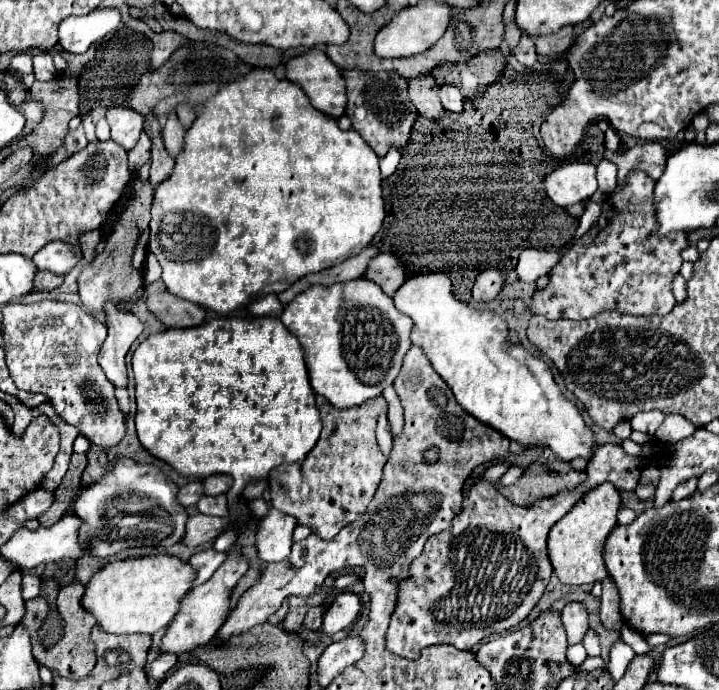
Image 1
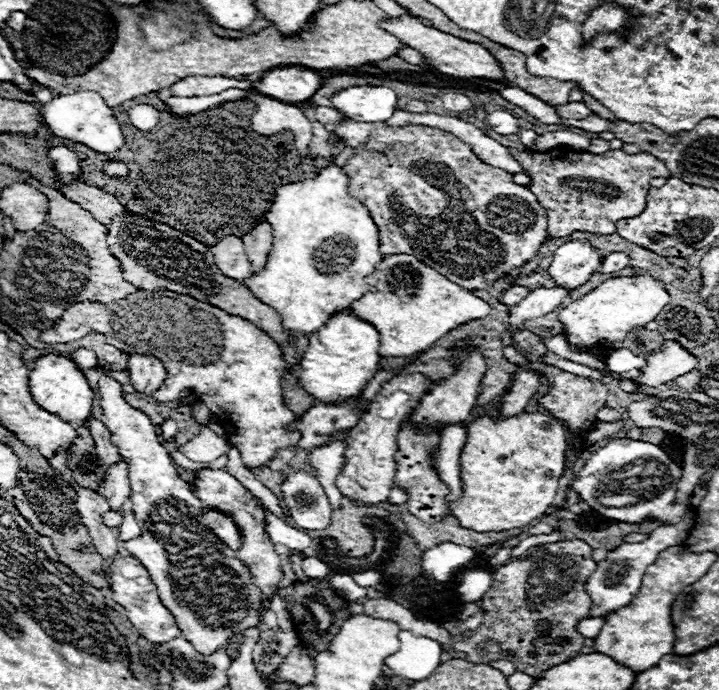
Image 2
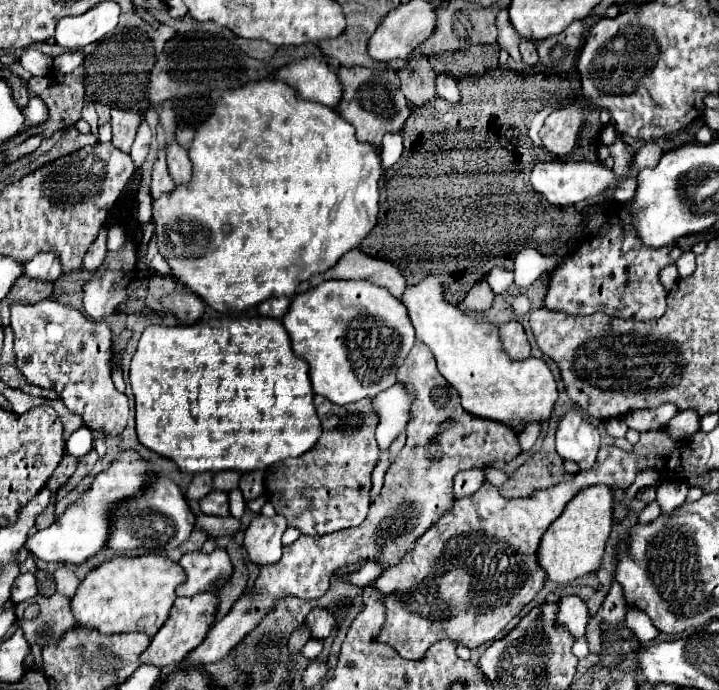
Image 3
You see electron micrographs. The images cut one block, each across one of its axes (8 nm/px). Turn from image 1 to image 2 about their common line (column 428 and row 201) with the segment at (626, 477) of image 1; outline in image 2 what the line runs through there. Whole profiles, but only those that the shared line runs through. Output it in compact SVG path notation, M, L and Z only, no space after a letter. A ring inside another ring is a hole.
M556 146L544 154L508 150L522 166L522 172L530 176L528 190L546 210L550 238L562 238L576 230L604 236L614 234L618 220L644 212L650 178L670 177L665 164L645 152L626 154L622 150L608 150L604 154L590 154L566 146Z

